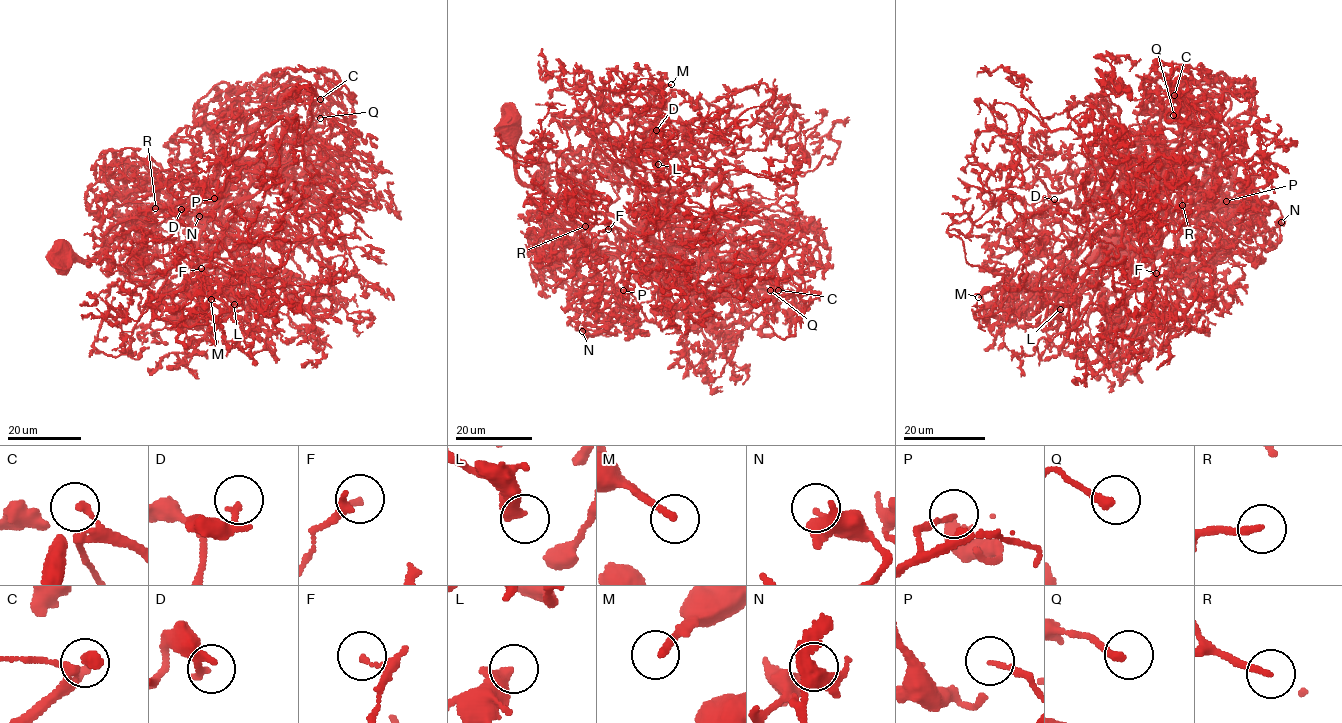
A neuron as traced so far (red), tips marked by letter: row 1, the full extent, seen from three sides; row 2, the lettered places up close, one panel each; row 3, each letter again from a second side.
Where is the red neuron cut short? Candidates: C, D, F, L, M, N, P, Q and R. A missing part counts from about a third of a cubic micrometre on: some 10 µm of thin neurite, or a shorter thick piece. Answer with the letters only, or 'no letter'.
C, D, M, Q

